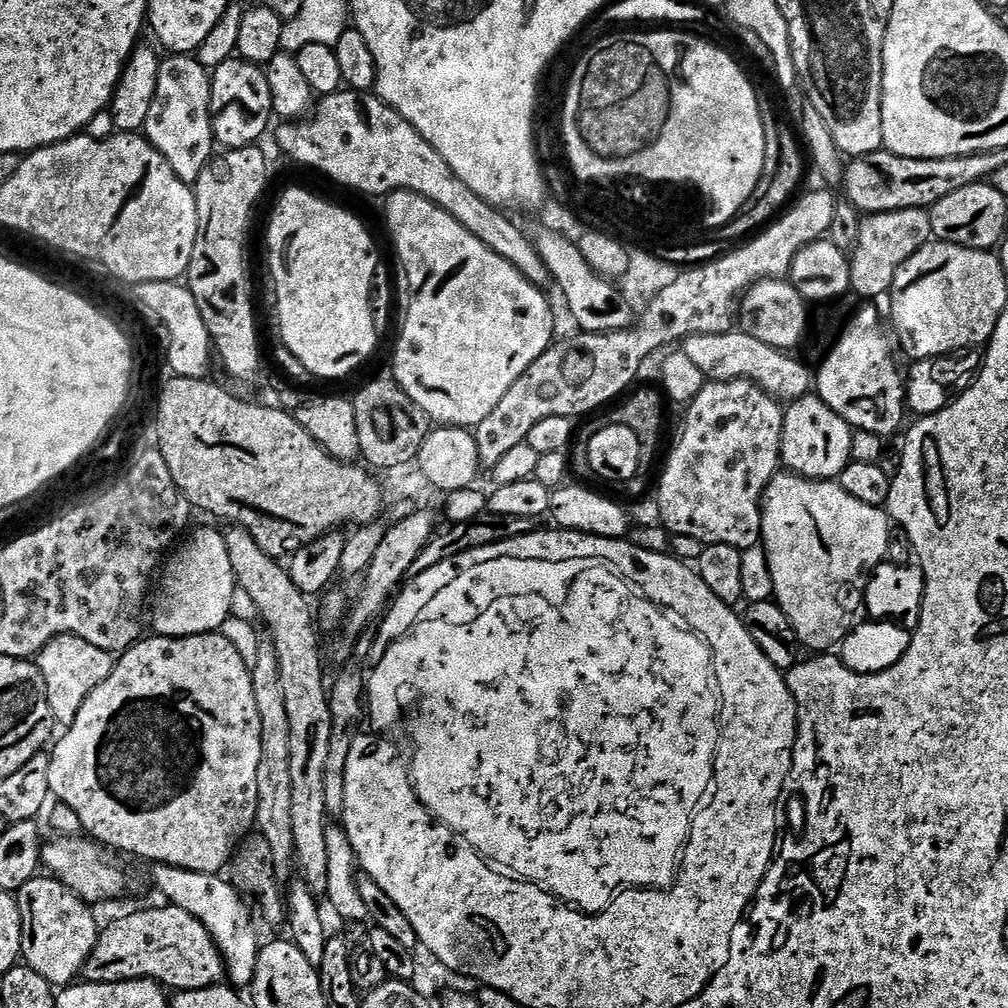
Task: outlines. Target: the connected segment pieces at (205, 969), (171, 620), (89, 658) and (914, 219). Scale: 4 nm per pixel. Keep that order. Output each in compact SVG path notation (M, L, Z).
M144 908L141 912L128 912L100 928L94 950L86 962L82 976L89 984L113 984L127 980L155 980L157 984L176 992L189 992L217 987L225 979L224 959L220 957L214 938L206 926L181 908Z
M200 528L196 533L194 532L167 557L166 563L159 573L158 588L160 584L160 593L157 596L155 593L154 603L150 608L150 624L151 627L152 624L156 627L153 628L155 635L197 636L203 632L214 632L220 629L228 617L232 615L232 599L238 585L234 566L230 566L230 553L226 550L224 532L220 530L215 532L212 528Z
M59 636L41 650L39 656L35 657L34 663L46 682L50 710L54 710L57 725L67 726L74 722L74 718L78 718L82 702L86 702L92 691L102 686L102 682L106 682L106 678L110 678L114 667L114 656L113 653L86 642L86 638Z
M907 208L893 212L873 212L860 221L860 233L854 251L851 253L852 288L864 287L870 295L876 296L896 284L900 268L918 250L922 250L933 239L932 217L925 209Z

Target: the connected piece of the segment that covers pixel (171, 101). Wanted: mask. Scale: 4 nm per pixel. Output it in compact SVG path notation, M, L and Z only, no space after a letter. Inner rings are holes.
M168 54L161 59L158 90L154 102L150 102L150 114L146 114L142 132L167 158L174 174L189 186L195 185L214 155L212 78L209 69L203 68L195 55Z

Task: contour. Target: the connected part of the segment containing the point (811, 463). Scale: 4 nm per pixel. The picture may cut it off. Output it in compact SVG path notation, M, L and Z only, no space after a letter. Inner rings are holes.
M809 394L801 400L793 400L784 408L784 425L782 426L782 442L780 443L780 459L783 467L789 473L797 476L805 476L808 480L835 481L846 470L846 466L852 463L852 433L851 424L834 414L826 402L822 402L819 396Z

